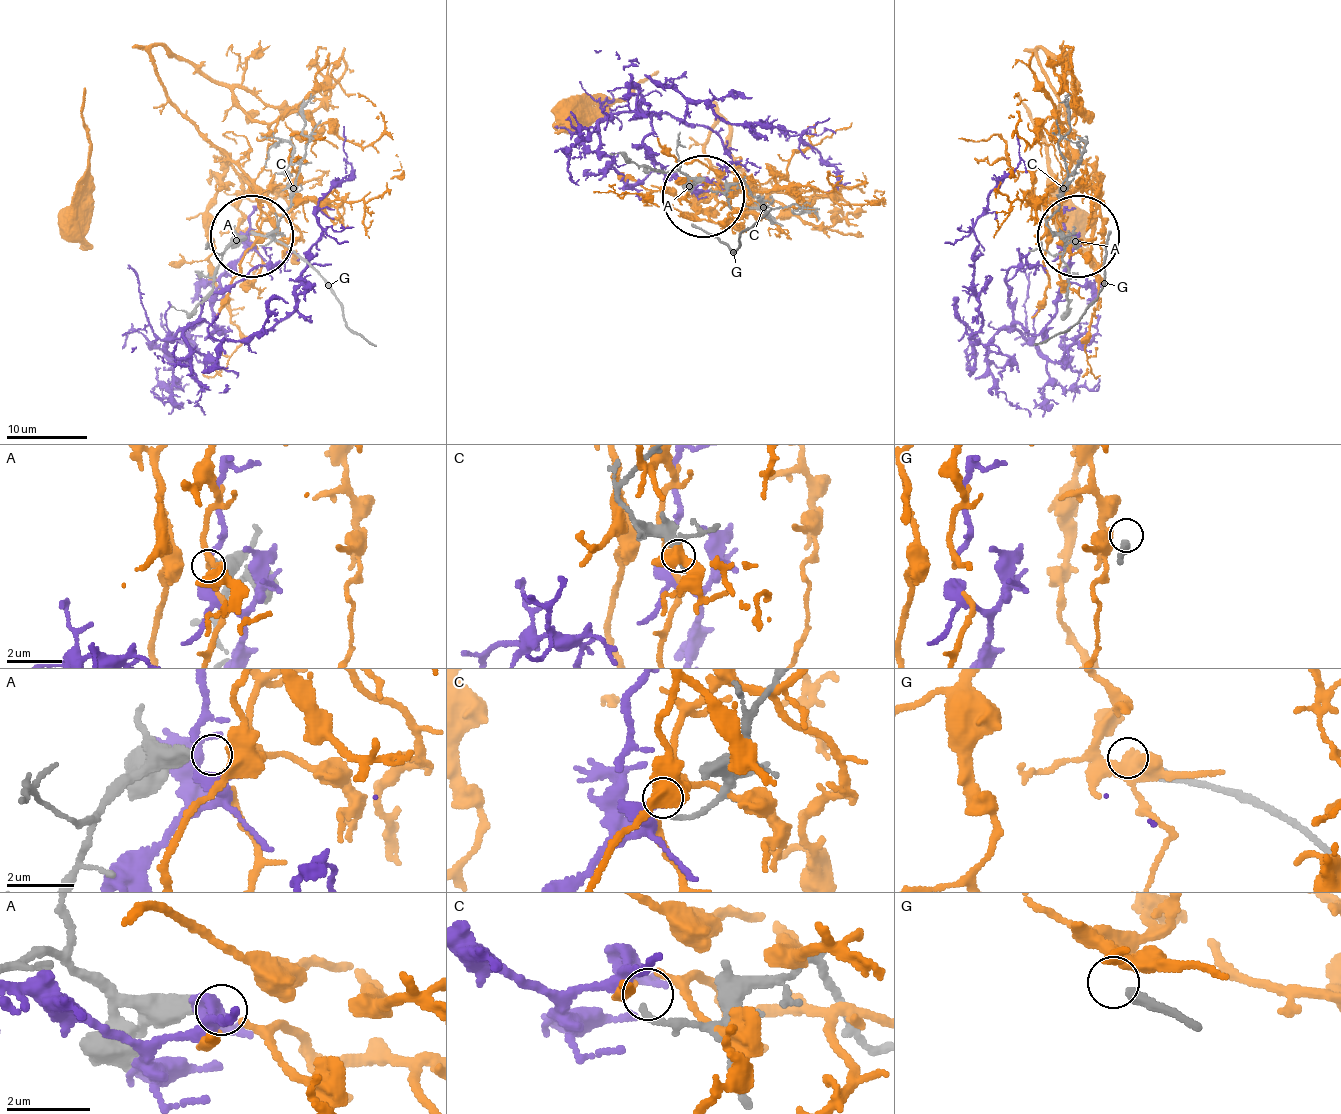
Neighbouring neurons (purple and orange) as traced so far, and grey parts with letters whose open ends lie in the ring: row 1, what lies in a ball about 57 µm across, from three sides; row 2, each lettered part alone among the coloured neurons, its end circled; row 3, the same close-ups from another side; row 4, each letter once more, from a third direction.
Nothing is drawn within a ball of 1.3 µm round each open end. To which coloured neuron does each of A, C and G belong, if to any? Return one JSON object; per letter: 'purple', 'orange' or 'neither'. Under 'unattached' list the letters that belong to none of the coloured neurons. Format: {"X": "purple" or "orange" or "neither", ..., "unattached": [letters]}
{"A": "orange", "C": "purple", "G": "neither", "unattached": ["G"]}

